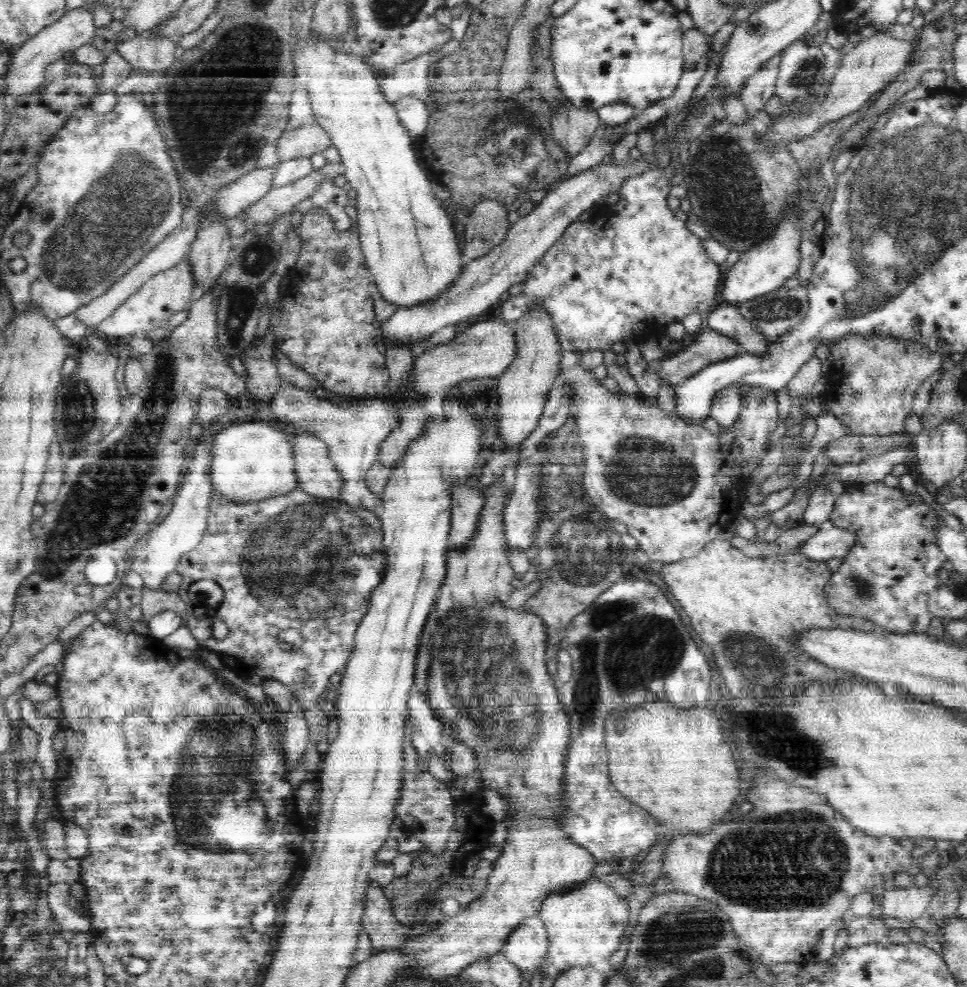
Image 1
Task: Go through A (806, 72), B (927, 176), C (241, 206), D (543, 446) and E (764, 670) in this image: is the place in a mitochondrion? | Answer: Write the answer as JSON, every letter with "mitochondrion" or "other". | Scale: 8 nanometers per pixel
{"A":"mitochondrion","B":"mitochondrion","C":"other","D":"other","E":"mitochondrion"}

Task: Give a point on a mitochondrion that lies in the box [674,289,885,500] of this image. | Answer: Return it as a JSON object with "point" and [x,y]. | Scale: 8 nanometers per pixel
{"point":[783,309]}

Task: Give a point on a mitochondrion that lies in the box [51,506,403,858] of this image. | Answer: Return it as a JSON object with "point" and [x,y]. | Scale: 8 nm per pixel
{"point":[210,809]}

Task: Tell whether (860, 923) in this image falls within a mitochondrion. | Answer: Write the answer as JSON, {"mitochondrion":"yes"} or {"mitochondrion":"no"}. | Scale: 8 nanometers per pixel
{"mitochondrion":"no"}

